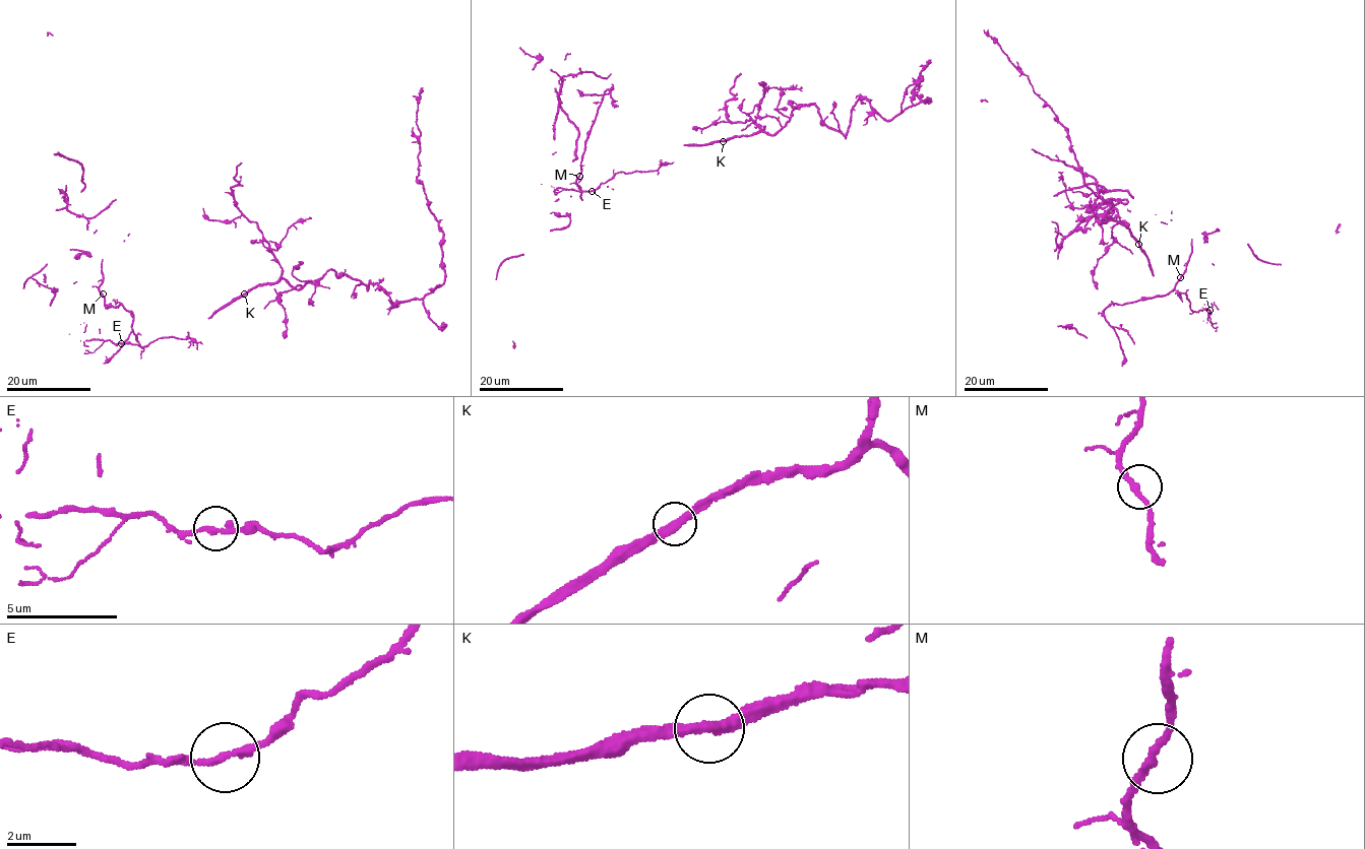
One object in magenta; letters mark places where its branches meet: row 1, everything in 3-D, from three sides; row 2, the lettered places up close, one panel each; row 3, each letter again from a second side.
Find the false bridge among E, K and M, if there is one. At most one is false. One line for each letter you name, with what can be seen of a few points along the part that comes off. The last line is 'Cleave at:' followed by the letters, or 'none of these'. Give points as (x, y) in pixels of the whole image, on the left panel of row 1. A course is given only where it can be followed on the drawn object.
Cleave at: none of these

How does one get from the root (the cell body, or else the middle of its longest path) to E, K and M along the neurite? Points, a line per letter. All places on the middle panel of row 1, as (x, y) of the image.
E: (686, 145), (662, 159), (662, 164), (655, 171), (619, 172), (592, 191)
K: (686, 145), (723, 141)
M: (686, 145), (662, 159), (662, 164), (655, 171), (619, 172), (591, 191), (552, 187), (556, 190), (579, 176)

